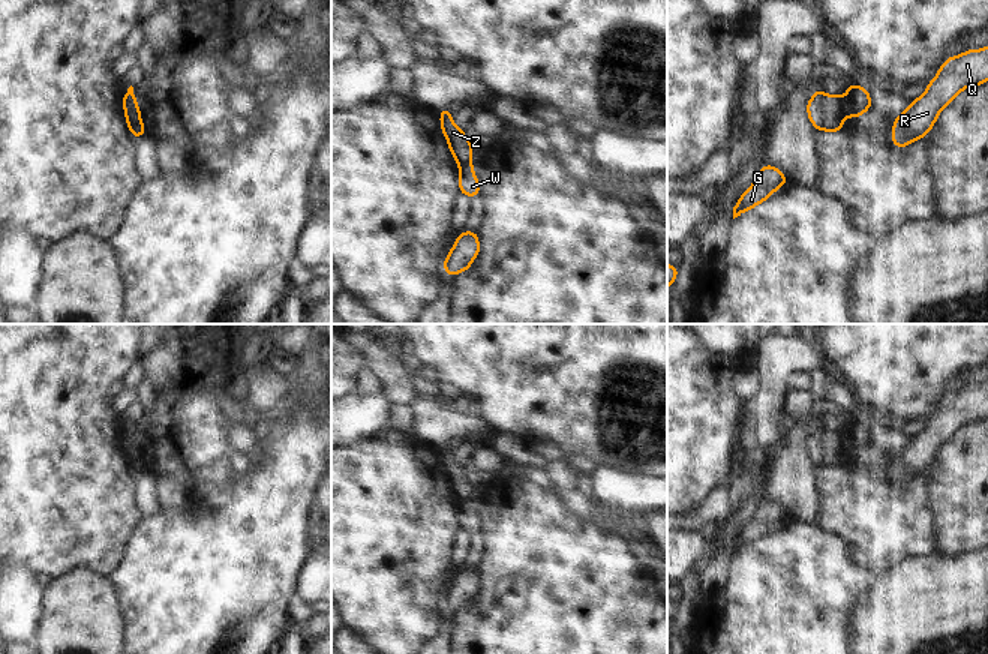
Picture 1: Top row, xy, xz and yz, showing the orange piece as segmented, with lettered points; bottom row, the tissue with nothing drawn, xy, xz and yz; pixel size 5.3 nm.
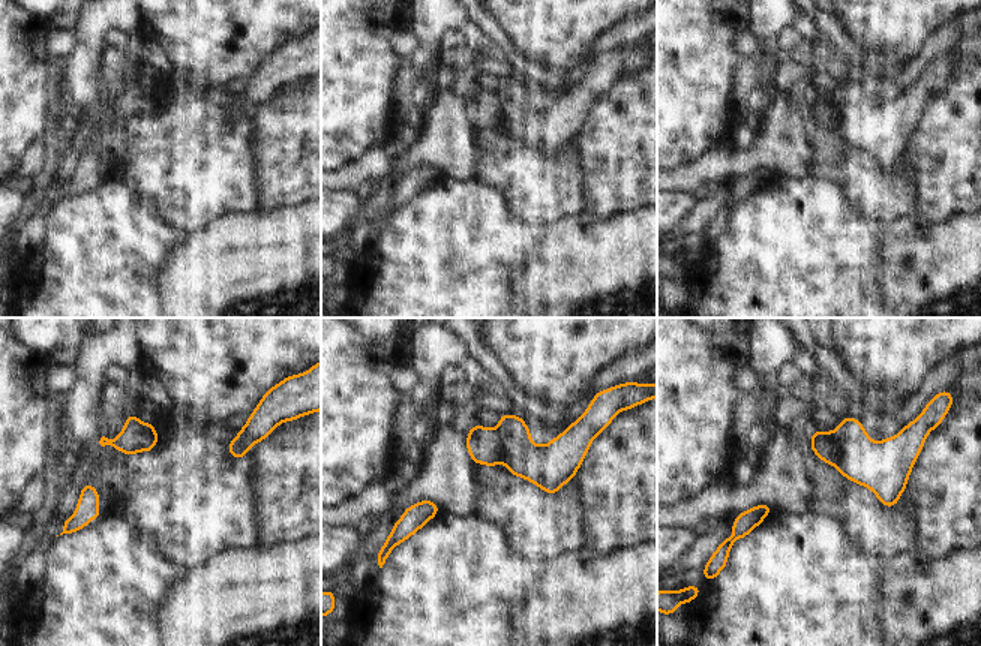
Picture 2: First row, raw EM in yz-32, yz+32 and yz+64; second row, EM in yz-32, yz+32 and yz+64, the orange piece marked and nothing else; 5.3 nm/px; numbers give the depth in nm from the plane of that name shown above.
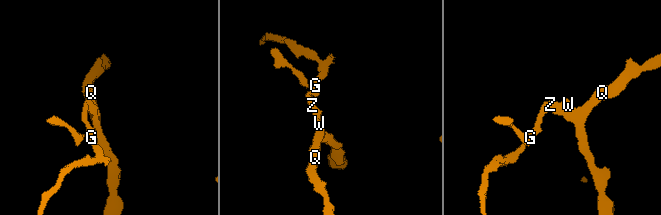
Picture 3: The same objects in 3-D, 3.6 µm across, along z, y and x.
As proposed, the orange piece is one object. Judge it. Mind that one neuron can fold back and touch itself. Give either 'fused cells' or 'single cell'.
fused cells

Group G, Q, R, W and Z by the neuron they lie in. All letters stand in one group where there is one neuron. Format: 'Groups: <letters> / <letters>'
Groups: G Z / Q R W.

